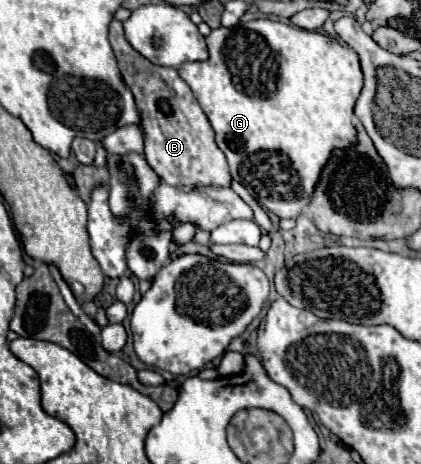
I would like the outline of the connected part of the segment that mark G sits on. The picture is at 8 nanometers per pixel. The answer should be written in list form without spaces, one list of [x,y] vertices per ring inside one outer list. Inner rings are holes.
[[[251,20],[251,22],[239,22],[233,28],[223,28],[223,26],[215,28],[207,36],[207,48],[209,48],[209,60],[185,62],[179,68],[179,76],[189,84],[195,98],[199,100],[201,108],[205,110],[205,114],[215,130],[217,146],[225,152],[225,156],[229,160],[231,176],[235,176],[235,180],[241,182],[245,188],[253,188],[253,190],[249,190],[249,194],[257,202],[261,202],[261,206],[267,208],[269,212],[277,214],[279,218],[297,218],[309,206],[311,196],[321,180],[323,166],[327,164],[333,148],[349,148],[349,146],[353,148],[357,142],[357,130],[353,126],[353,106],[355,106],[359,92],[363,88],[363,74],[361,74],[357,52],[353,52],[347,46],[341,46],[337,40],[333,40],[321,32],[311,32],[311,30],[303,30],[297,26],[287,26],[287,24],[281,24],[275,20]]]

